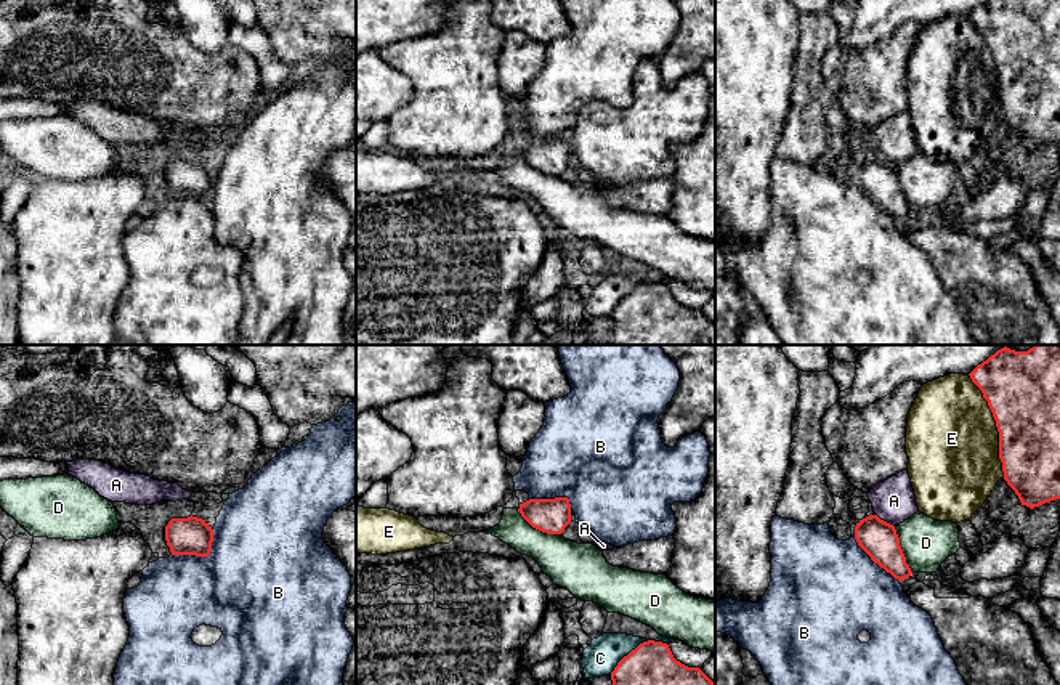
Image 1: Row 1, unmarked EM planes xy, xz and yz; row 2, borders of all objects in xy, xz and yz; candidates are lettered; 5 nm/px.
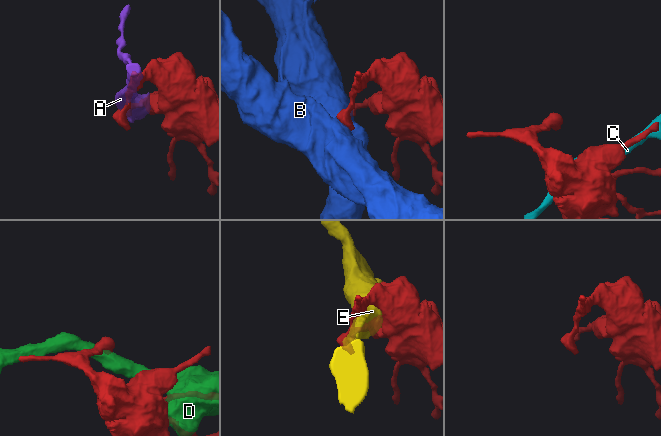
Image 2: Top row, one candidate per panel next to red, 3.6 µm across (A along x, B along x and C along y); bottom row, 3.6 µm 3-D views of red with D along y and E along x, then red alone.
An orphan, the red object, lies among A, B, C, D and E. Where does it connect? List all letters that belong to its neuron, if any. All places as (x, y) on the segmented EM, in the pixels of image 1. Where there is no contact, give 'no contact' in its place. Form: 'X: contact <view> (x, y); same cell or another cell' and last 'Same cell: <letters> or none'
A: contact yz (886, 522); another cell
B: contact xy (202, 555); another cell
C: contact xz (629, 653); another cell
D: contact xz (538, 528); another cell
E: contact yz (996, 425); another cell
Same cell: none

